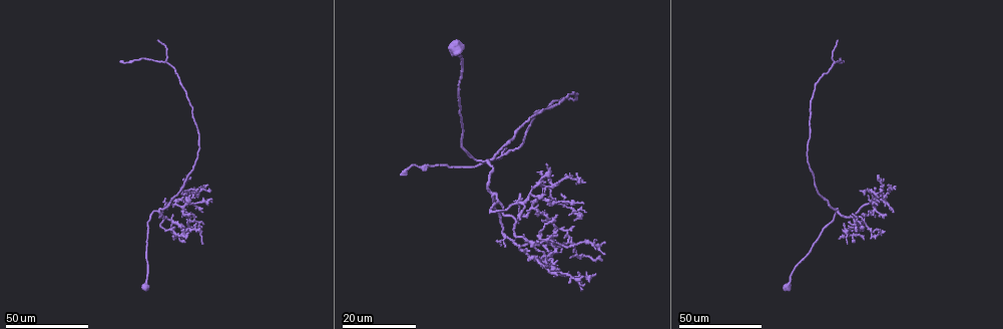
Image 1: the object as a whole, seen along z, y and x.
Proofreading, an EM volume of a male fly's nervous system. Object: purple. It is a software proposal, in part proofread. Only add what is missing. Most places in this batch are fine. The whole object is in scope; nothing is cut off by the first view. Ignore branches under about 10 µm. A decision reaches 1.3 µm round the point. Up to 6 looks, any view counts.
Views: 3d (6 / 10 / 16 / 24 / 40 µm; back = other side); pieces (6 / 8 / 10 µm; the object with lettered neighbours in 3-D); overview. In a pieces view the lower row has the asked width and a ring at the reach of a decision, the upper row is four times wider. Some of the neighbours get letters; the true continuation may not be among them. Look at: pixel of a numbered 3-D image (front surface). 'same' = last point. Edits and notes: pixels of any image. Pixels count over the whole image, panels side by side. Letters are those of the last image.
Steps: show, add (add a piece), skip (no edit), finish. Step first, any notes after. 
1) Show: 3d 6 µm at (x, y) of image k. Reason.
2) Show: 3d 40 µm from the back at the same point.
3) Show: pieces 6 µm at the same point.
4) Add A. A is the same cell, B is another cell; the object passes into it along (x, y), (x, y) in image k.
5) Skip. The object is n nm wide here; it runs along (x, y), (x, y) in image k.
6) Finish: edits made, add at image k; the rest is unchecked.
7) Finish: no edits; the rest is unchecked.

Show: 3d 40 µm at (845, 61) of image 1. Branch stops here.

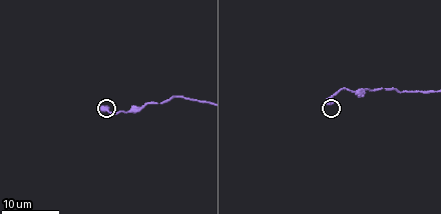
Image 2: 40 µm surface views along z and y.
Show: pieces 8 µm at (324, 104) of image 2.

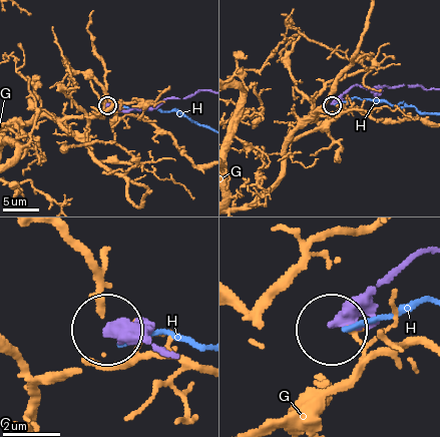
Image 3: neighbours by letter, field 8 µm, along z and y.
Skip. G and H are other cells; it runs along (155, 347), (107, 330) in image 3; none of them fits.

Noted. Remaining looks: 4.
Show: 3d 40 µm at (839, 40) of image 1. Tapers out.

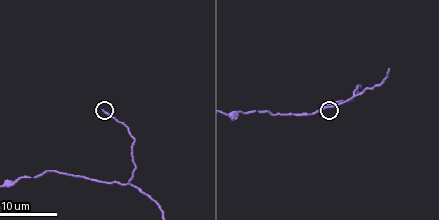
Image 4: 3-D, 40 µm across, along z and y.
Show: pieces 8 µm at (101, 109) of image 4.

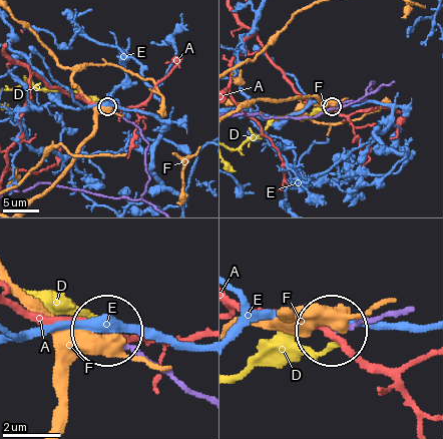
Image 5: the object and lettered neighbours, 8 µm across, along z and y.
Skip. A, D, E and F are other cells; it runs along (201, 397), (111, 332) in image 5; no lettered piece goes on from it.

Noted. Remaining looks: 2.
Show: 3d 40 µm at (884, 216) of image 1. Branch stops here.

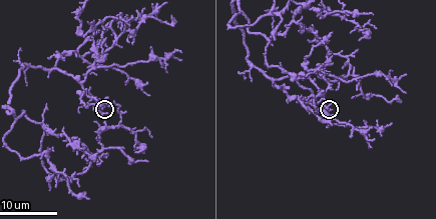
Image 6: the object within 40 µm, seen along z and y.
Show: pieces 8 µm at (107, 112) of image 6. What lies round it.

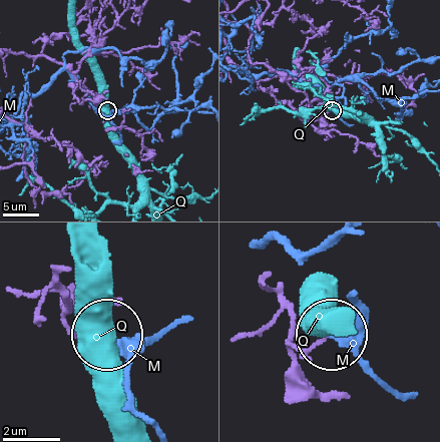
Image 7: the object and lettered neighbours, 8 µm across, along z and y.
Skip. M and Q are other cells; none of them fits.

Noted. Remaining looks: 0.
Finish: no edits; the rest is unchecked.

